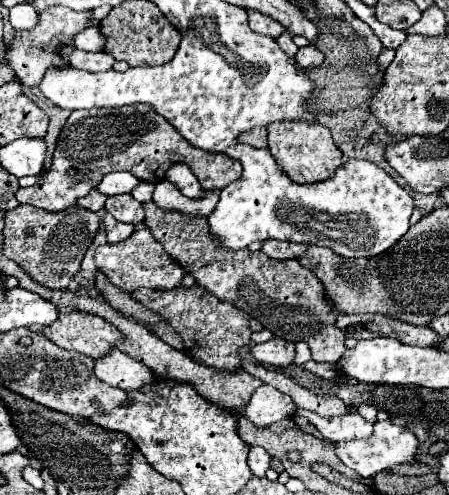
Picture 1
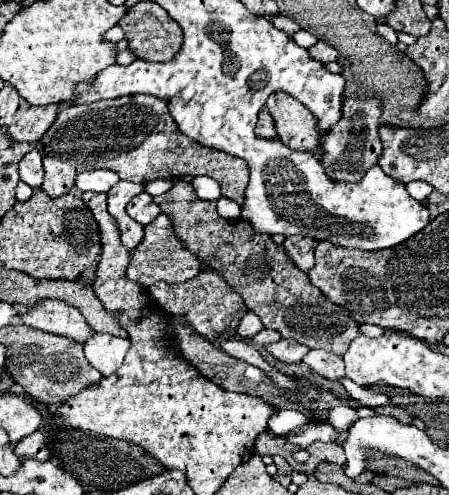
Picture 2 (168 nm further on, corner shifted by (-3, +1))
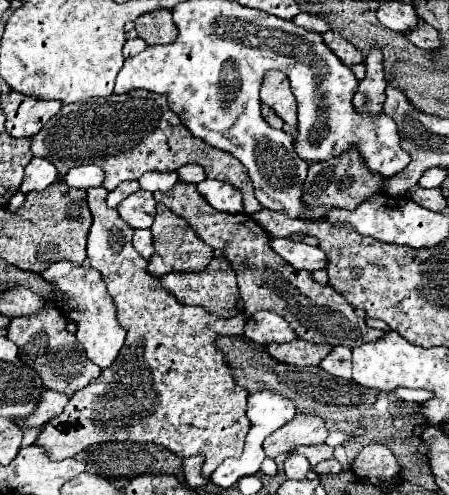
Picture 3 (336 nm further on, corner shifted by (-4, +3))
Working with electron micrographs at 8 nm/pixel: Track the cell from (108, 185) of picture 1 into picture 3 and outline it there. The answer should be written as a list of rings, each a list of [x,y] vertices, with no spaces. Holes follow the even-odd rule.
[[[76,166],[62,176],[62,182],[66,182],[70,188],[100,186],[104,182],[104,172],[96,166]]]

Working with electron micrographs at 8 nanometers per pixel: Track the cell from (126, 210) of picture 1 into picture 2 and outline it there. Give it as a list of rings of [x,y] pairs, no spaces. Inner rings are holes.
[[[141,192],[127,204],[127,214],[143,226],[147,226],[155,216],[159,216],[159,212],[161,212],[159,206],[153,202],[153,198],[147,192]]]

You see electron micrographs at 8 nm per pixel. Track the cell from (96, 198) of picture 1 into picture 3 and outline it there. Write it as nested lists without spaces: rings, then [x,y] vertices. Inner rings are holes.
[[[98,186],[98,188],[88,188],[88,206],[90,206],[90,212],[92,212],[92,226],[90,226],[90,232],[88,232],[88,262],[92,268],[100,270],[106,286],[108,286],[108,292],[110,296],[114,298],[114,304],[118,308],[118,316],[120,316],[120,324],[124,324],[124,328],[128,330],[128,336],[126,336],[126,342],[124,342],[124,348],[120,350],[118,358],[116,358],[116,364],[112,364],[110,368],[102,370],[102,374],[92,380],[92,384],[88,384],[88,388],[82,388],[78,390],[72,400],[68,402],[68,408],[54,420],[50,420],[44,428],[42,428],[42,434],[40,438],[36,440],[42,448],[46,448],[50,452],[50,456],[54,460],[63,460],[66,458],[72,458],[80,452],[84,452],[86,448],[90,446],[96,446],[96,444],[104,444],[104,442],[154,442],[154,444],[160,444],[168,450],[172,450],[174,454],[178,454],[180,458],[188,458],[188,456],[194,456],[194,454],[204,454],[206,456],[206,462],[204,462],[204,468],[202,472],[206,476],[210,476],[218,464],[226,458],[226,456],[240,456],[240,452],[244,450],[244,438],[248,434],[248,418],[244,416],[244,408],[246,408],[246,400],[248,400],[248,392],[238,386],[238,382],[234,380],[230,368],[228,368],[228,360],[224,356],[224,352],[216,346],[216,338],[218,336],[244,336],[244,322],[246,322],[246,314],[238,314],[238,316],[232,316],[232,318],[220,318],[220,316],[214,316],[210,312],[206,312],[204,308],[196,308],[196,306],[184,306],[180,304],[162,284],[160,284],[160,278],[152,276],[146,266],[148,266],[148,260],[138,254],[132,246],[132,236],[134,236],[134,230],[128,228],[128,224],[124,224],[124,220],[120,220],[116,208],[108,208],[106,206],[106,196],[108,196],[108,190],[104,186]]]

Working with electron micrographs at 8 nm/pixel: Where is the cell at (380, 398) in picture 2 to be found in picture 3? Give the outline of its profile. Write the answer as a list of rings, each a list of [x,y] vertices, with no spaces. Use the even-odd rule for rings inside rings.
[[[396,390],[396,396],[398,398],[402,398],[402,400],[406,400],[406,402],[418,402],[418,404],[422,404],[422,402],[426,402],[426,400],[430,400],[432,398],[432,392],[426,392],[426,390]]]

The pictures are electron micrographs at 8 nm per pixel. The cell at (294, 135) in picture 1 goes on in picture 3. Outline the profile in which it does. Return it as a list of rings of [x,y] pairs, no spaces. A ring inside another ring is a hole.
[[[272,70],[264,74],[262,88],[260,88],[260,100],[268,104],[286,124],[296,128],[296,100],[292,96],[290,82],[284,72]]]

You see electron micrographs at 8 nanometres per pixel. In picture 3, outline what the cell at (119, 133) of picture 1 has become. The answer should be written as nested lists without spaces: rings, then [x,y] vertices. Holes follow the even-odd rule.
[[[130,90],[130,94],[110,94],[106,98],[92,98],[80,104],[64,104],[56,116],[52,116],[38,134],[30,136],[30,150],[34,156],[46,158],[58,170],[58,176],[72,166],[96,164],[104,170],[104,186],[112,192],[120,182],[138,180],[144,172],[174,172],[184,164],[198,162],[208,178],[224,180],[244,194],[246,214],[254,214],[262,204],[254,198],[254,186],[248,178],[246,168],[228,152],[208,146],[200,138],[194,138],[180,118],[168,108],[164,94],[154,94],[148,90]],[[116,114],[164,114],[158,120],[134,120],[130,126],[118,126]],[[164,124],[170,128],[164,130]]]

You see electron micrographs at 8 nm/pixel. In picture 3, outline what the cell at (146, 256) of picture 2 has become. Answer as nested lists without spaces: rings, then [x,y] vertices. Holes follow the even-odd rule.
[[[156,204],[152,236],[154,236],[156,254],[148,260],[148,272],[154,274],[156,278],[162,278],[164,274],[170,274],[170,272],[200,272],[214,258],[214,250],[196,236],[196,232],[190,228],[190,224],[184,218],[176,216],[164,204]]]

